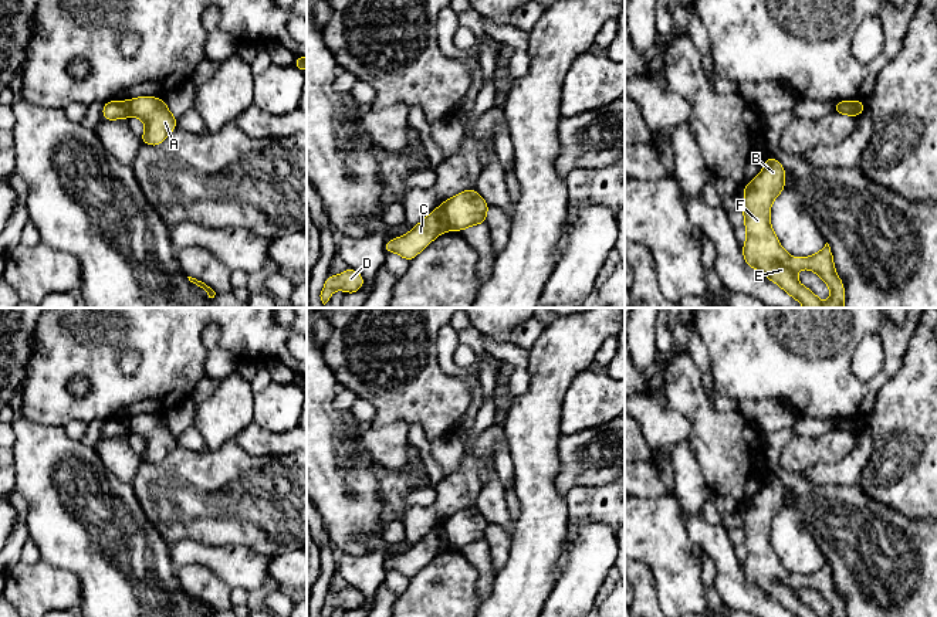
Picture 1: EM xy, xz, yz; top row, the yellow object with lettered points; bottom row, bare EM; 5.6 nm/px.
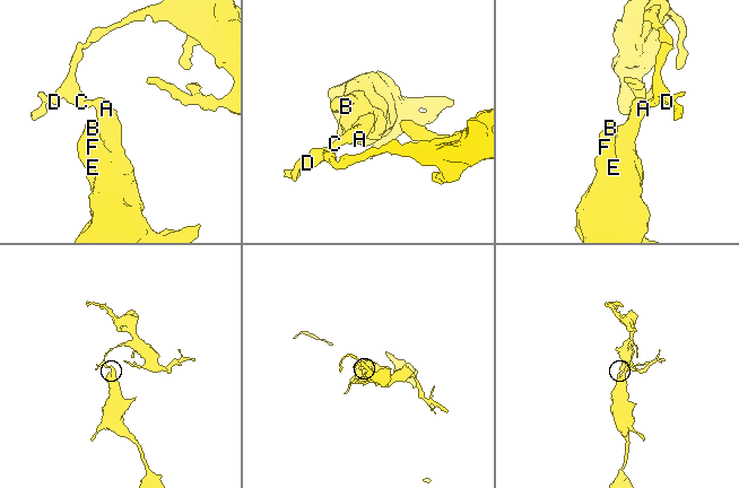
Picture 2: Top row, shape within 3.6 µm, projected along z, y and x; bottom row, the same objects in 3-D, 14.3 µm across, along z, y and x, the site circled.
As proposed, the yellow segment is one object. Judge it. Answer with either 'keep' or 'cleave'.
cleave

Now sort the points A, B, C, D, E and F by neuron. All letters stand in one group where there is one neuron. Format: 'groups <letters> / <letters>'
groups A B E F / C D

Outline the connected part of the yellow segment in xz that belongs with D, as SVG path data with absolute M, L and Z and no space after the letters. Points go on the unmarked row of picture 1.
M349 586L339 593L328 593L319 614L321 617L329 617L335 607L342 607L346 611L355 611L362 606L363 600L363 594L358 589Z

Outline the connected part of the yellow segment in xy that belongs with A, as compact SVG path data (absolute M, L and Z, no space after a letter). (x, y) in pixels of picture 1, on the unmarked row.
M139 414L128 418L131 434L145 440L141 460L158 464L176 447L176 434L168 428L166 418L153 414Z

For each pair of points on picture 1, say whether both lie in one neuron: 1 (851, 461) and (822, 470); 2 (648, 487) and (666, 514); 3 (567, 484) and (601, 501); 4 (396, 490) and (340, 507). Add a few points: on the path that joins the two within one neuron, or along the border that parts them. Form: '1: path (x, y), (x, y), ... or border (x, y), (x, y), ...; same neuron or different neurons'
1: path (844, 468), (829, 470); same neuron
2: border (665, 494), (656, 498), (639, 498); different neurons
3: border (608, 482), (601, 485), (578, 485), (565, 495); different neurons
4: border (372, 463), (371, 471), (384, 504), (376, 528); different neurons

